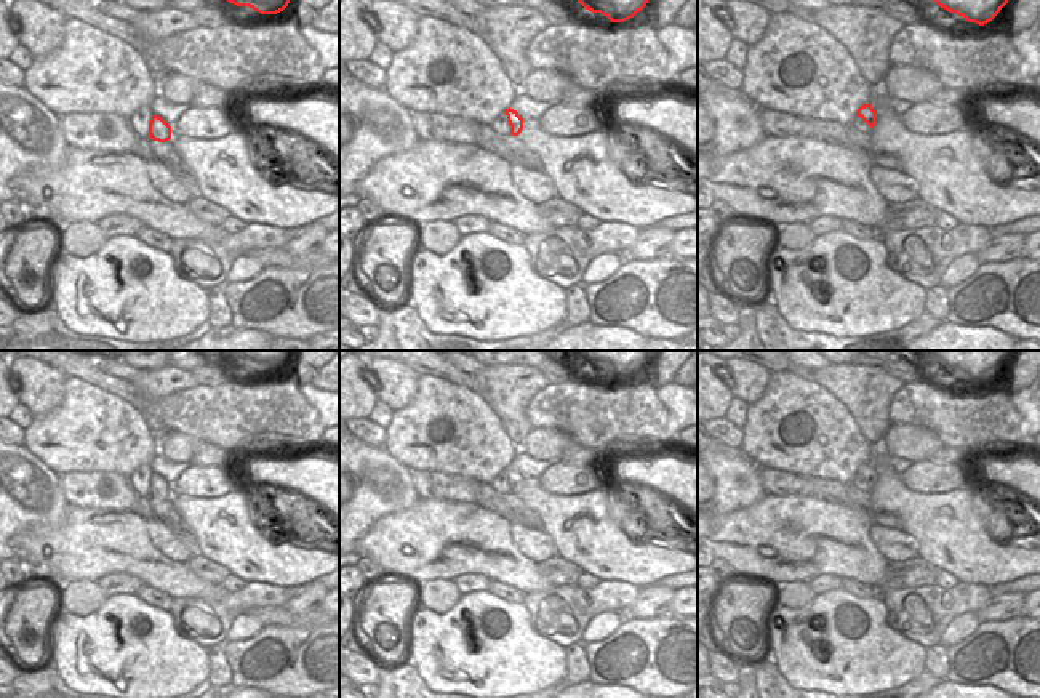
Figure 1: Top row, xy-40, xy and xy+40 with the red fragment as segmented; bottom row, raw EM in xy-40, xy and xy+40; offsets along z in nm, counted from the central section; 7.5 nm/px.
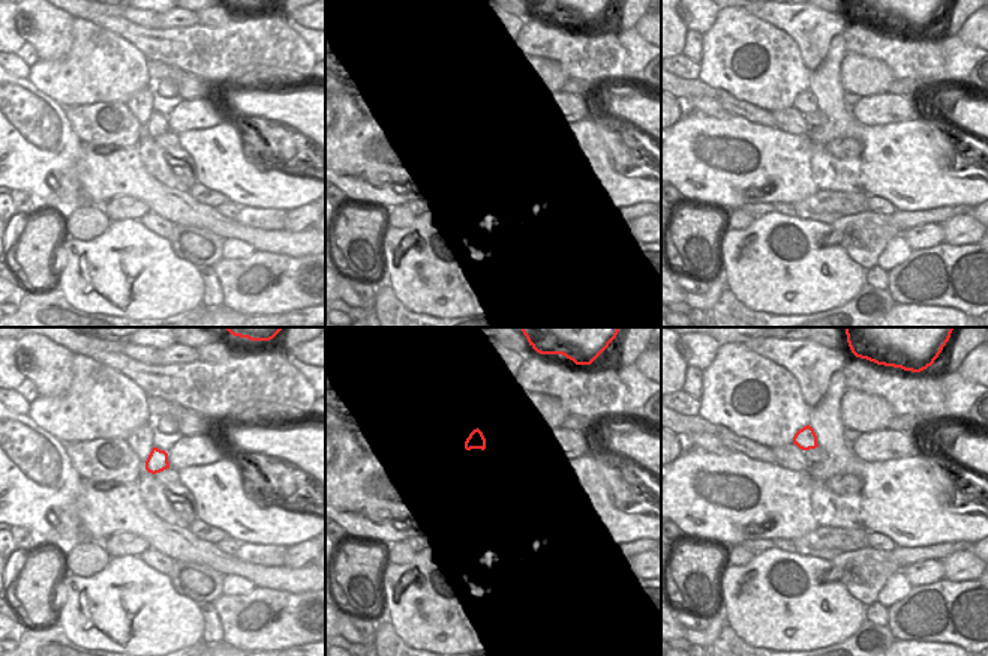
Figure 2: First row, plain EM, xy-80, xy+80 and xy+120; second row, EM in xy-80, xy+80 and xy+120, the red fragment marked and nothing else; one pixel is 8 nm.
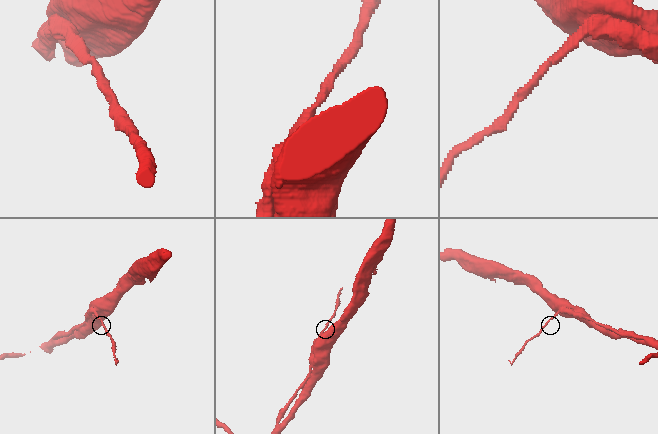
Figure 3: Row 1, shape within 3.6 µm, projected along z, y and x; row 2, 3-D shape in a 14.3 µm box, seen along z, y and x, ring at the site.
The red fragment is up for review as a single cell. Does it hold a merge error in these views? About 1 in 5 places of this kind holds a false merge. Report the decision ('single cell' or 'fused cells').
single cell

